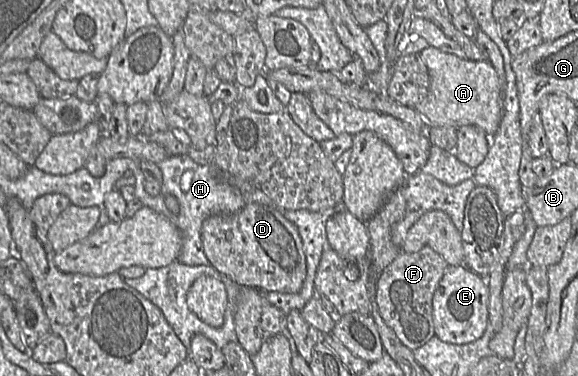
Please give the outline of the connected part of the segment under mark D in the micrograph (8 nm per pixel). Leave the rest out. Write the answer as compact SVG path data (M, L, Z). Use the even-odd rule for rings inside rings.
M246 203L233 214L213 214L203 221L203 251L221 274L238 285L262 292L297 293L306 278L306 257L303 243L294 223L275 205Z

